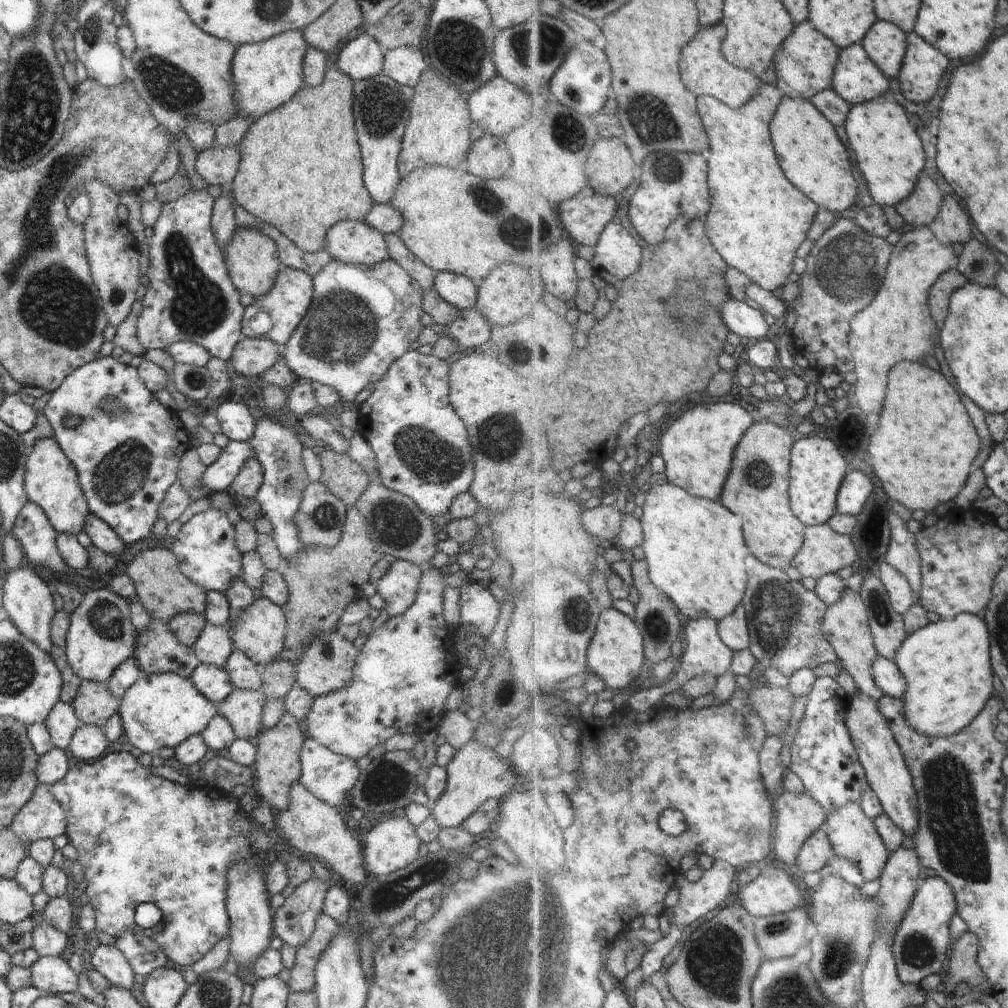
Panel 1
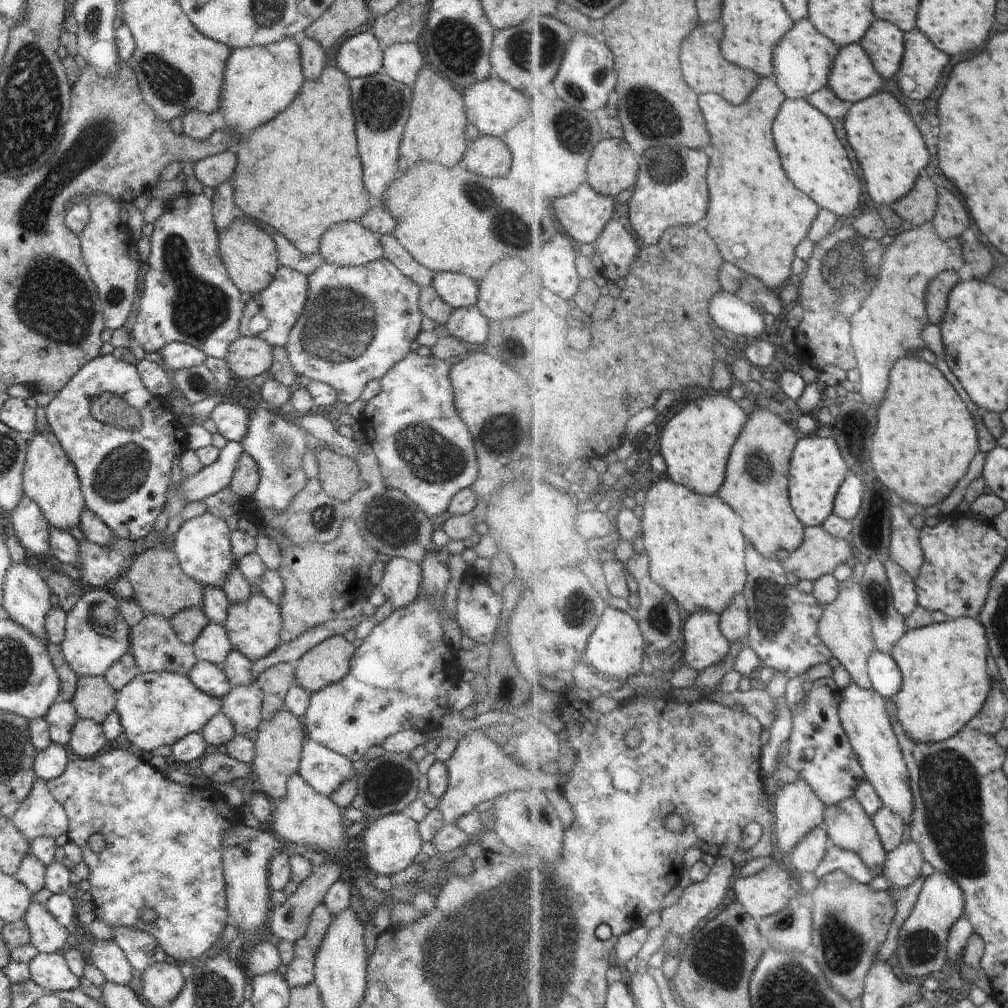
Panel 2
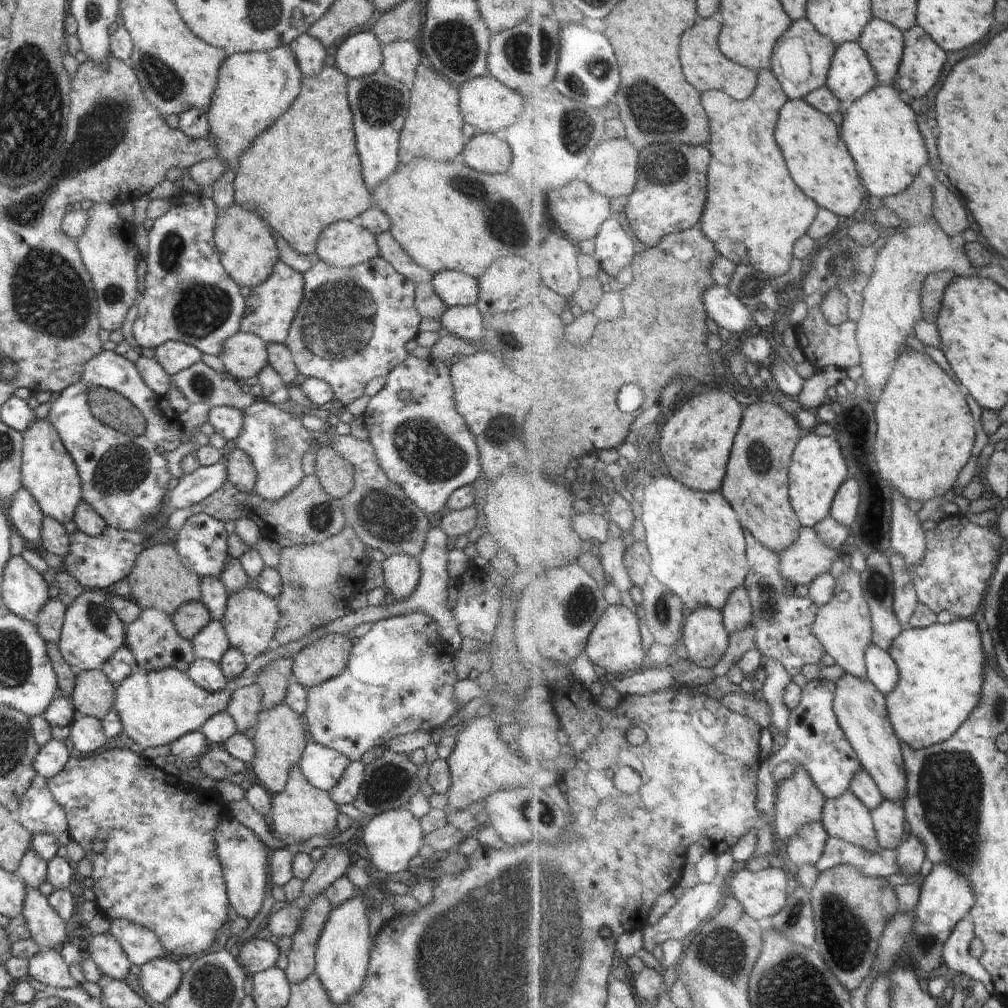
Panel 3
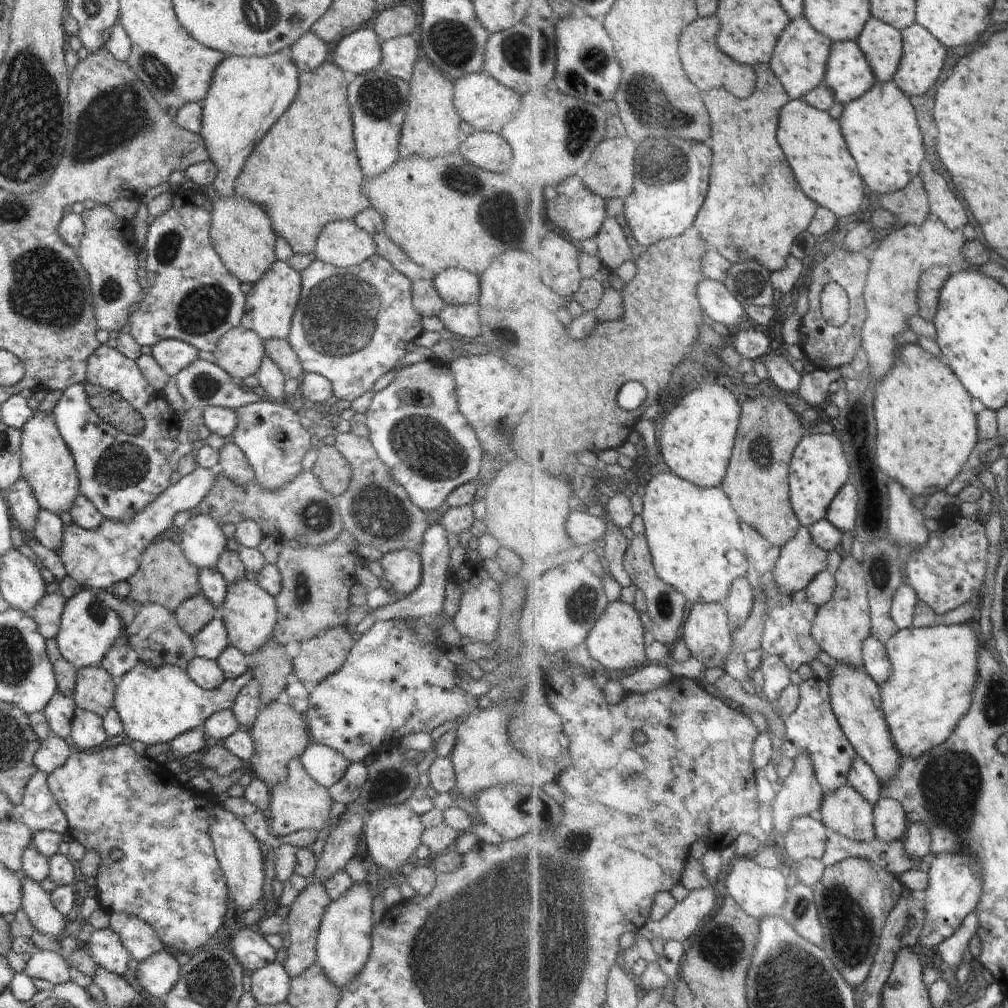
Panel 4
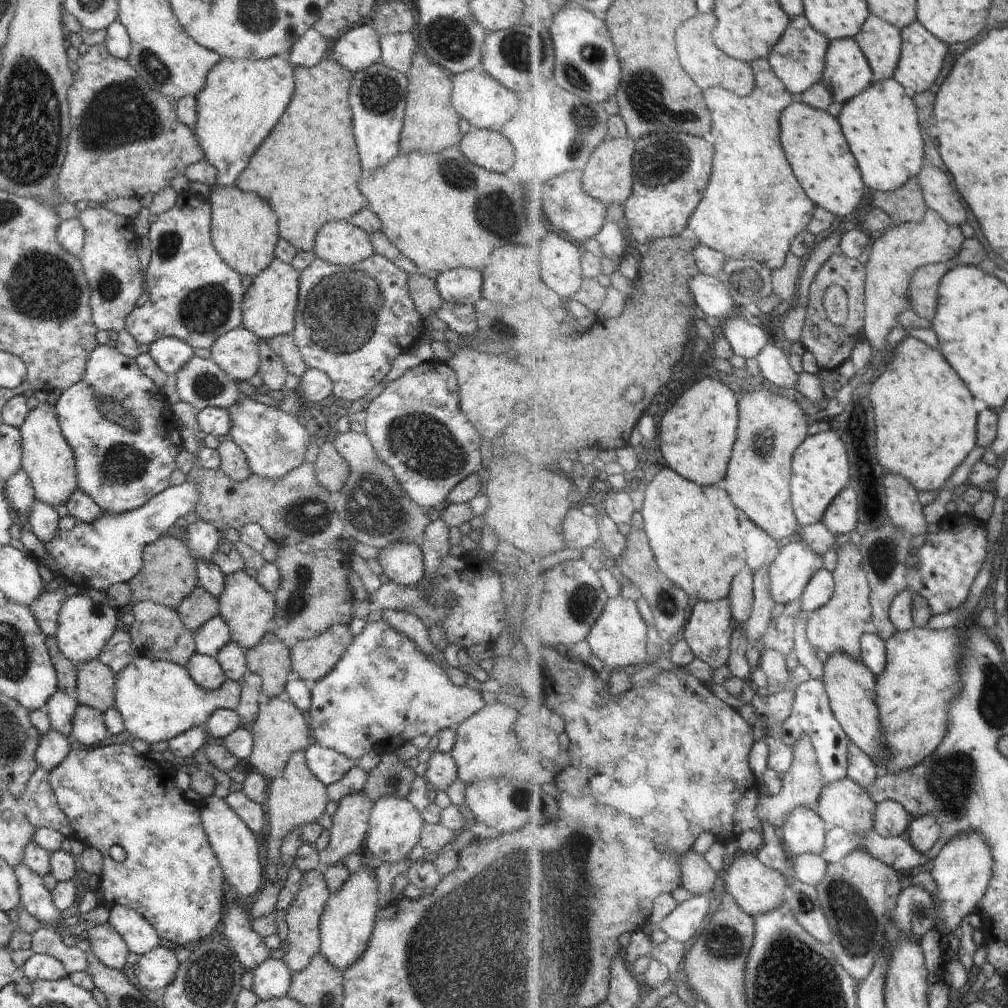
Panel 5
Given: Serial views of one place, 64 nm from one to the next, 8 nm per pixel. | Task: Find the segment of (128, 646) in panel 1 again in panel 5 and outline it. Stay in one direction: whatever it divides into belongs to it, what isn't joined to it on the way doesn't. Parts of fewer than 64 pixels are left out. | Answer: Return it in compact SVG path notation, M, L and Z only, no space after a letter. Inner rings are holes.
M84 594L68 596L62 602L62 608L58 614L57 632L54 636L60 652L75 664L97 658L98 654L104 650L106 642L118 629L116 613L117 610L111 606L94 602Z

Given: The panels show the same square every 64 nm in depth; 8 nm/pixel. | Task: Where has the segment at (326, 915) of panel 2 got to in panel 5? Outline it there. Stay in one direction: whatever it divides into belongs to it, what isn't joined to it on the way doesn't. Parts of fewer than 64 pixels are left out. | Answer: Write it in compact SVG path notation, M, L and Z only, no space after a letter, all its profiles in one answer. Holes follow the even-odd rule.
M317 868L303 873L297 896L287 908L285 916L288 934L283 961L288 965L288 968L291 968L292 973L304 970L310 964L312 956L319 952L320 919L329 894L323 873Z

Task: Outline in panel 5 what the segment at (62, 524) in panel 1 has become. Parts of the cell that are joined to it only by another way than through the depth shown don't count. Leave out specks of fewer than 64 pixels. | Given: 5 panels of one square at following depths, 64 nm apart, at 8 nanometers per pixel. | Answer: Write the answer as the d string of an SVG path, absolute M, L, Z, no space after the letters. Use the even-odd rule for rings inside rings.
M49 402L40 403L38 407L30 410L19 431L22 450L21 468L28 474L34 488L35 498L52 508L66 504L68 498L78 488L77 470L74 452L68 441L62 436L55 405Z

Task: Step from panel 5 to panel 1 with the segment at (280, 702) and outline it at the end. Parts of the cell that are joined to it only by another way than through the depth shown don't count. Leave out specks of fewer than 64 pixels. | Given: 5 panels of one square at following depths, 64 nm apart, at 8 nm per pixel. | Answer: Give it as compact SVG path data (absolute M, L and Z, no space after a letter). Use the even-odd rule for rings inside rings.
M286 712L276 726L262 728L257 735L256 760L253 764L254 788L272 810L282 812L290 804L290 787L300 778L300 751L306 737L305 727L303 722Z

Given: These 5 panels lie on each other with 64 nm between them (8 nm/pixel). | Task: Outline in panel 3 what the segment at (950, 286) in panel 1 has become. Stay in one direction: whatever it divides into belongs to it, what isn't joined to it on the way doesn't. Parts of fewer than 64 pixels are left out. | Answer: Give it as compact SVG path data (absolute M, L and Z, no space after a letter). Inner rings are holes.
M940 270L927 278L923 290L924 318L927 322L938 323L940 312L943 311L944 296L959 274L954 270Z

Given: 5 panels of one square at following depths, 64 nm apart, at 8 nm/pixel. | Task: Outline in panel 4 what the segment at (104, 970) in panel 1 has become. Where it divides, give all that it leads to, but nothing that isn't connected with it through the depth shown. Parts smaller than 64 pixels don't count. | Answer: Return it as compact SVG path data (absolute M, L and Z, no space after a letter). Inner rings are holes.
M112 928L96 929L92 932L88 943L89 953L97 966L118 976L126 972L131 956Z

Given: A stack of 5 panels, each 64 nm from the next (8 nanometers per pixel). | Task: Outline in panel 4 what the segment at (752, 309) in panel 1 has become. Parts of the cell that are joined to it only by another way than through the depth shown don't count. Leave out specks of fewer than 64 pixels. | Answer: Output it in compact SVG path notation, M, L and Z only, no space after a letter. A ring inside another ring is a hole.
M704 278L699 284L702 308L712 321L726 325L732 333L738 333L744 324L746 309L730 289L718 280Z

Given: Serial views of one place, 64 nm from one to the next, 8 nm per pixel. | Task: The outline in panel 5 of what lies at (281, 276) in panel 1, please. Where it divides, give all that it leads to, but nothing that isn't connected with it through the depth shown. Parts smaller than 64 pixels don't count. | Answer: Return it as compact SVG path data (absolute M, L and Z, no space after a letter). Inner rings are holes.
M275 258L268 268L253 277L252 283L244 290L242 326L262 339L292 334L299 290L299 272L291 264Z

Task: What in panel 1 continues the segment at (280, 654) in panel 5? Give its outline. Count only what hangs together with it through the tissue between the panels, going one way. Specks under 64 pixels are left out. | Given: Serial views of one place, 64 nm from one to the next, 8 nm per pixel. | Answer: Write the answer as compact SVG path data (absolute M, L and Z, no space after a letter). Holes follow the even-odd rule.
M286 660L271 662L261 666L259 675L262 679L259 690L265 696L265 706L261 716L262 727L268 729L276 726L287 712L285 696L296 686L295 665Z

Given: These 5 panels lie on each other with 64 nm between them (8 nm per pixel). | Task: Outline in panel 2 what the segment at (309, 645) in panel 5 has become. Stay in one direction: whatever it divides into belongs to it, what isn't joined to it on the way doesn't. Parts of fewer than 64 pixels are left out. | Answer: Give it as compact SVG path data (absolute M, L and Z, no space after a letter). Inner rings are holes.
M335 635L315 645L295 666L298 687L314 694L330 684L343 686L348 680L356 644Z

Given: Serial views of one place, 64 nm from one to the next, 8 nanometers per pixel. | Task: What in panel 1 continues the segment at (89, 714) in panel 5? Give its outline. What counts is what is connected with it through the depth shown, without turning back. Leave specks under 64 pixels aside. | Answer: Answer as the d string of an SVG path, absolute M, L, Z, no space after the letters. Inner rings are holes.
M83 724L74 732L69 749L74 758L82 762L93 762L104 756L109 746L104 730L94 724Z

